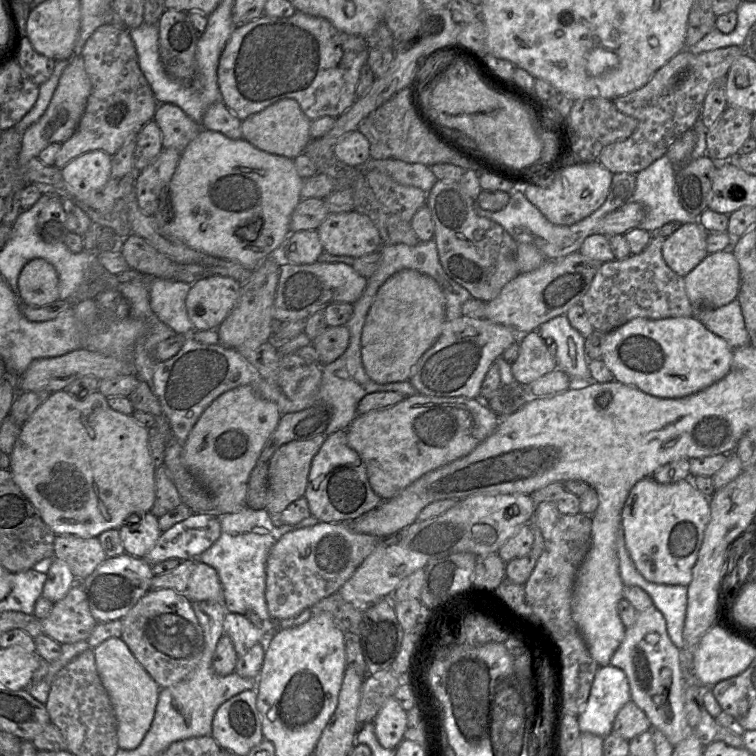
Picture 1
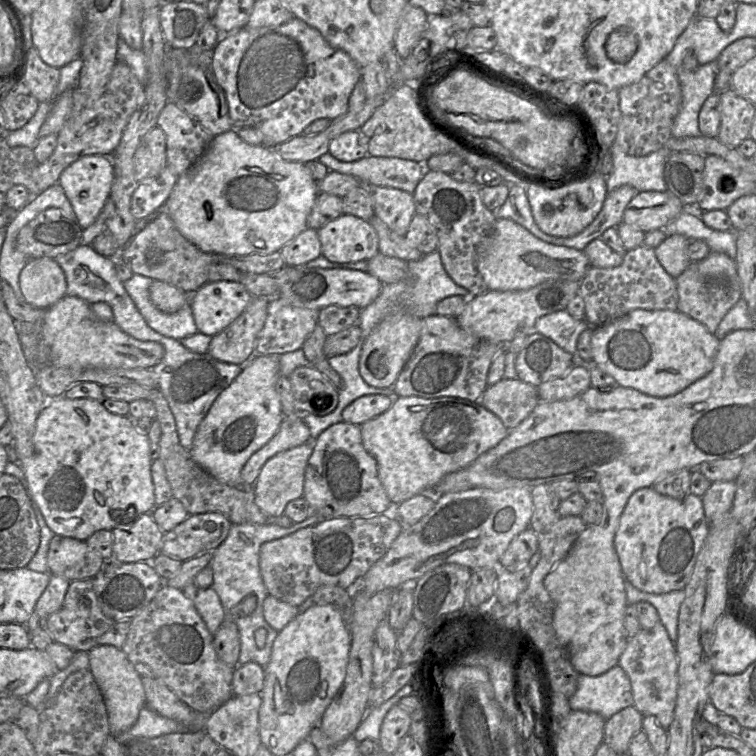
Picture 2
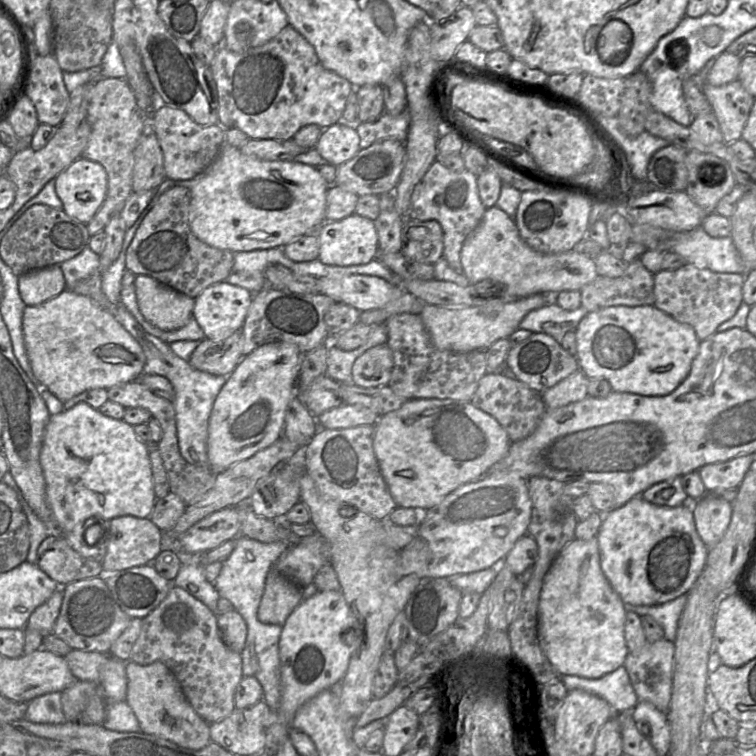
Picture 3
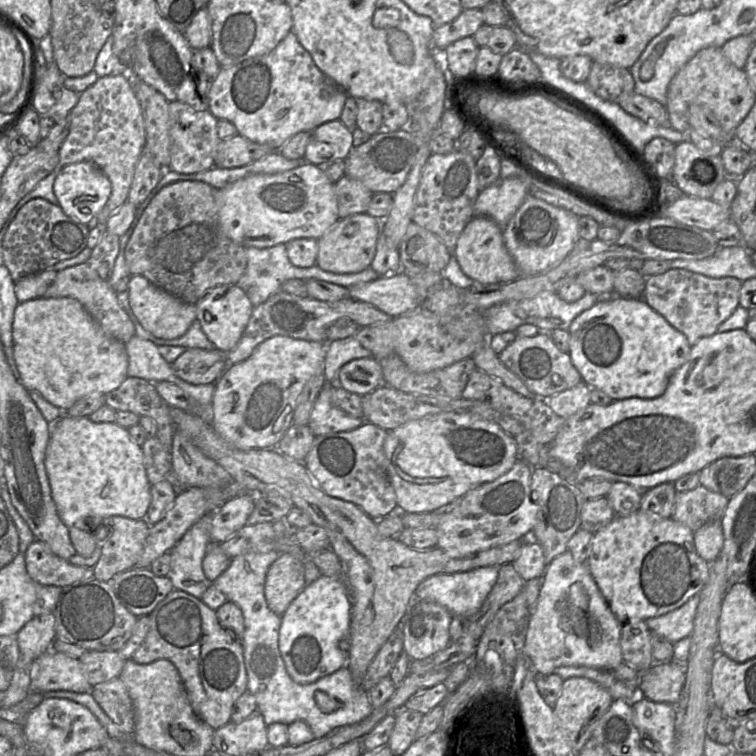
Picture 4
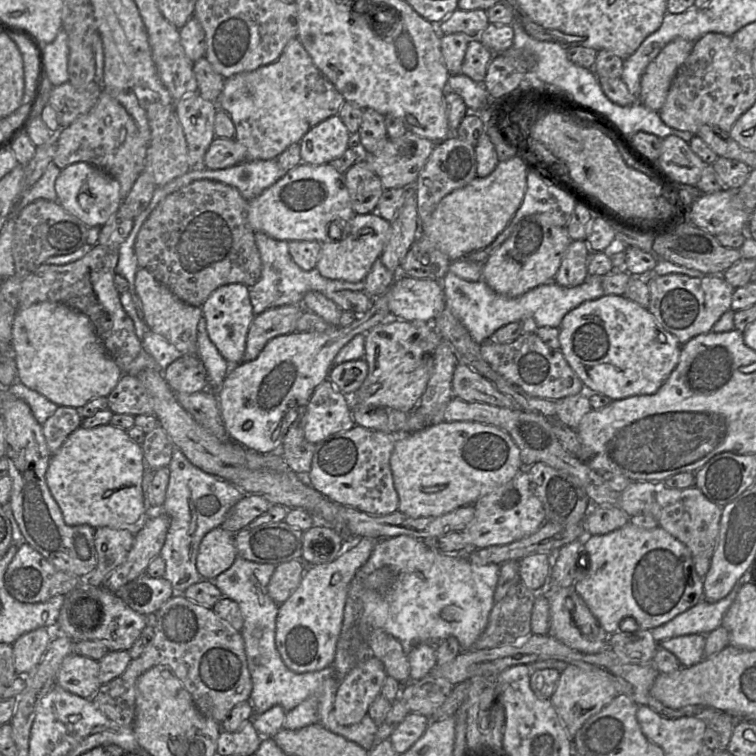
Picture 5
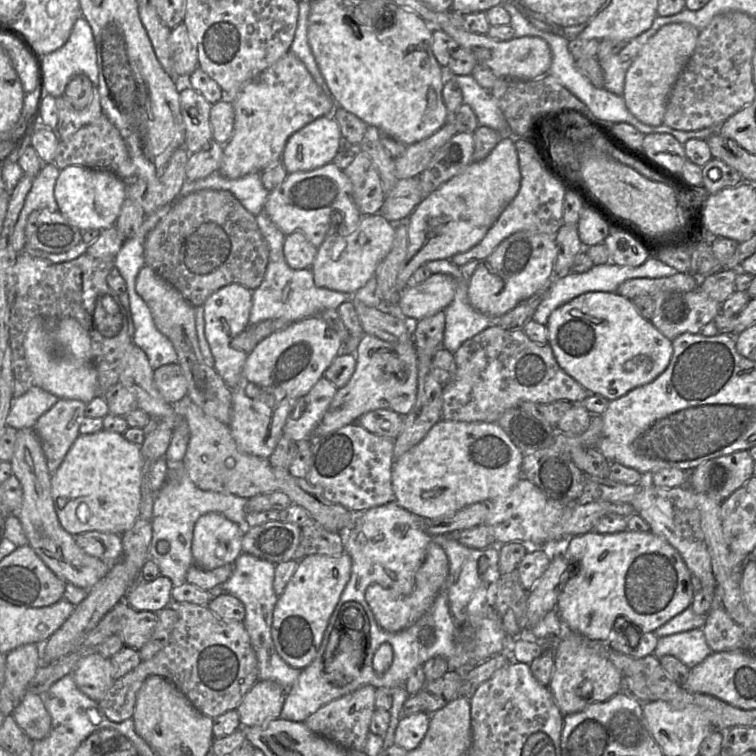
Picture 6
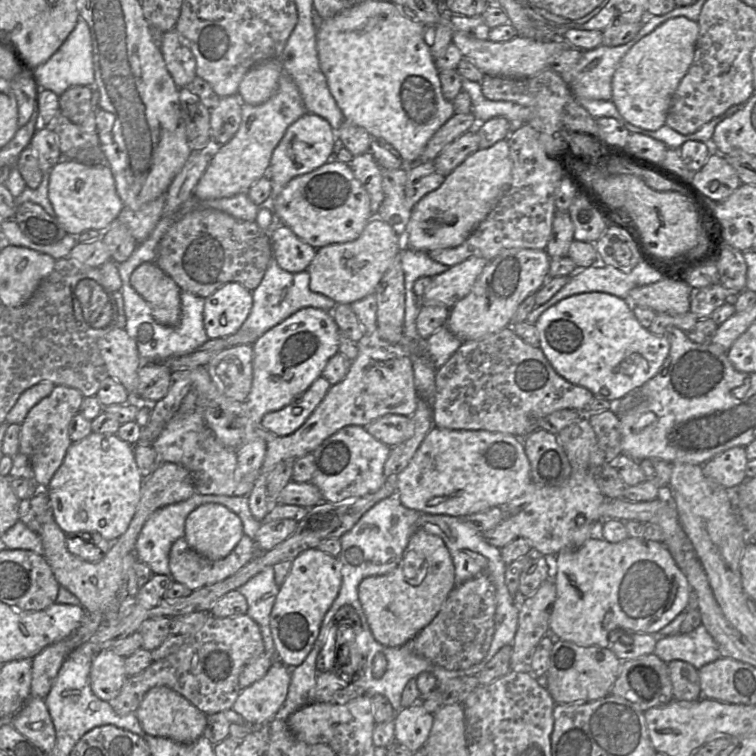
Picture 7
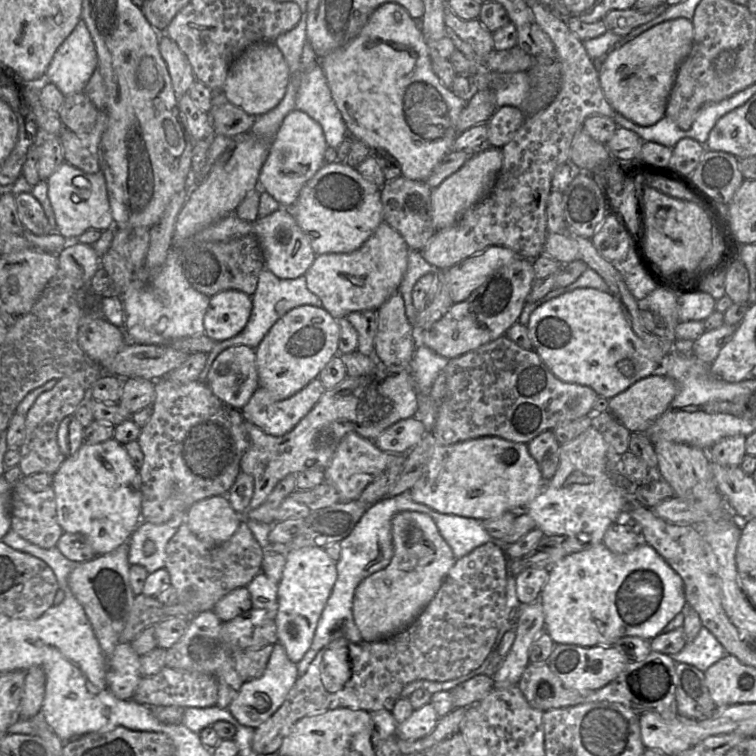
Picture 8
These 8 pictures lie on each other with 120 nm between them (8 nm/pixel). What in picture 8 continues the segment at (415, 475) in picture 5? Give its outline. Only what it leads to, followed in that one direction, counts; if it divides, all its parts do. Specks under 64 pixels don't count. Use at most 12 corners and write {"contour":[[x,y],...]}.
{"contour":[[485,436],[427,446],[410,492],[483,521],[542,491],[525,443]]}

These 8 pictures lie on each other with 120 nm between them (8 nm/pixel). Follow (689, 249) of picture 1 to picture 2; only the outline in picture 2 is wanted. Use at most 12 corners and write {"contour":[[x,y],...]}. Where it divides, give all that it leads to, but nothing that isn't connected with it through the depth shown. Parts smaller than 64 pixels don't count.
{"contour":[[668,234],[655,255],[665,271],[678,277],[691,263],[690,239]]}

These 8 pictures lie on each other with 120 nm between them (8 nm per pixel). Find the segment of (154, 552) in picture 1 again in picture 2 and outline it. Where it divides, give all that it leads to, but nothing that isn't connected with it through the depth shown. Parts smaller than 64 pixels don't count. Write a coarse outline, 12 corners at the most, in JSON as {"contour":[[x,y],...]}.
{"contour":[[218,512],[188,515],[160,553],[182,562],[213,552],[232,523]]}

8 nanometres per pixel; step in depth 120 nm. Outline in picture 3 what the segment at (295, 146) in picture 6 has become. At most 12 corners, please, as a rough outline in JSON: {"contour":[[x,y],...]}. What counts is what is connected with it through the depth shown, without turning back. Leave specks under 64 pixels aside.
{"contour":[[355,124],[324,129],[315,149],[336,167],[361,149]]}

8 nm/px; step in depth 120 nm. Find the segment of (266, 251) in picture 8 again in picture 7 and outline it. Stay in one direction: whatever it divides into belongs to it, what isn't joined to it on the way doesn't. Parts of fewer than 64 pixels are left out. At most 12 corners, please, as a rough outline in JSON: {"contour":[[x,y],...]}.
{"contour":[[280,224],[270,234],[280,268],[307,270],[316,249]]}

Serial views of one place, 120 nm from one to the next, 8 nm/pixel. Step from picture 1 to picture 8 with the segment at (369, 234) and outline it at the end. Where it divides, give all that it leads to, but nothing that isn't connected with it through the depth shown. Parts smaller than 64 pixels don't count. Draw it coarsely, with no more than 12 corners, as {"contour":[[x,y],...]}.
{"contour":[[383,221],[359,249],[316,255],[309,291],[339,320],[399,291],[406,241]]}

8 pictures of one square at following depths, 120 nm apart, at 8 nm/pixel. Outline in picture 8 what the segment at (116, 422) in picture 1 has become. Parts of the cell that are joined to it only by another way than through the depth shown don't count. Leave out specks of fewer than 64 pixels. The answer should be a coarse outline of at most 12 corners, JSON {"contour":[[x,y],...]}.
{"contour":[[83,443],[53,475],[57,521],[97,556],[141,522],[124,445]]}

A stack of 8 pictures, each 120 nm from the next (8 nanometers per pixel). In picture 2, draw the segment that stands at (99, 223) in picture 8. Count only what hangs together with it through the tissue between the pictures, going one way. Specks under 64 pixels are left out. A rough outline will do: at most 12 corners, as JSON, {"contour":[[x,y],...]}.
{"contour":[[85,155],[61,173],[84,230],[102,211],[114,181],[111,157]]}

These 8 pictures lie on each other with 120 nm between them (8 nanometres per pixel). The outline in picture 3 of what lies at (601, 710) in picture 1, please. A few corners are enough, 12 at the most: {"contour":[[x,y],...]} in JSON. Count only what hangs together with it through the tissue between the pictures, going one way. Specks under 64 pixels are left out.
{"contour":[[624,665],[600,678],[565,675],[568,692],[605,699],[615,713],[639,701]]}

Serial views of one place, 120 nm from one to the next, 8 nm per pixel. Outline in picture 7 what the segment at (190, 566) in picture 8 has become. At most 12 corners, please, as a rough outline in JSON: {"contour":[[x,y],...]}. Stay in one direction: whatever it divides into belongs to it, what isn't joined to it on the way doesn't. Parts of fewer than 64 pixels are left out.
{"contour":[[243,534],[233,551],[209,560],[177,539],[170,577],[191,591],[235,575],[260,554]]}

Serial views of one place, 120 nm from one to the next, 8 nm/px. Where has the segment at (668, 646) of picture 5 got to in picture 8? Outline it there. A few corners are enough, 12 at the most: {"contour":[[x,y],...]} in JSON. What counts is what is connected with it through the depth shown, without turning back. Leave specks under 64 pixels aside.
{"contour":[[701,627],[675,654],[676,663],[703,673],[725,656],[716,637]]}

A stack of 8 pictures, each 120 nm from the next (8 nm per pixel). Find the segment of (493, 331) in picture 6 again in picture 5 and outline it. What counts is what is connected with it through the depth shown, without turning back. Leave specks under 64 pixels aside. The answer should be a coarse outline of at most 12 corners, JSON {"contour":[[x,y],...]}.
{"contour":[[535,333],[480,344],[494,371],[530,396],[585,393],[560,349]]}

